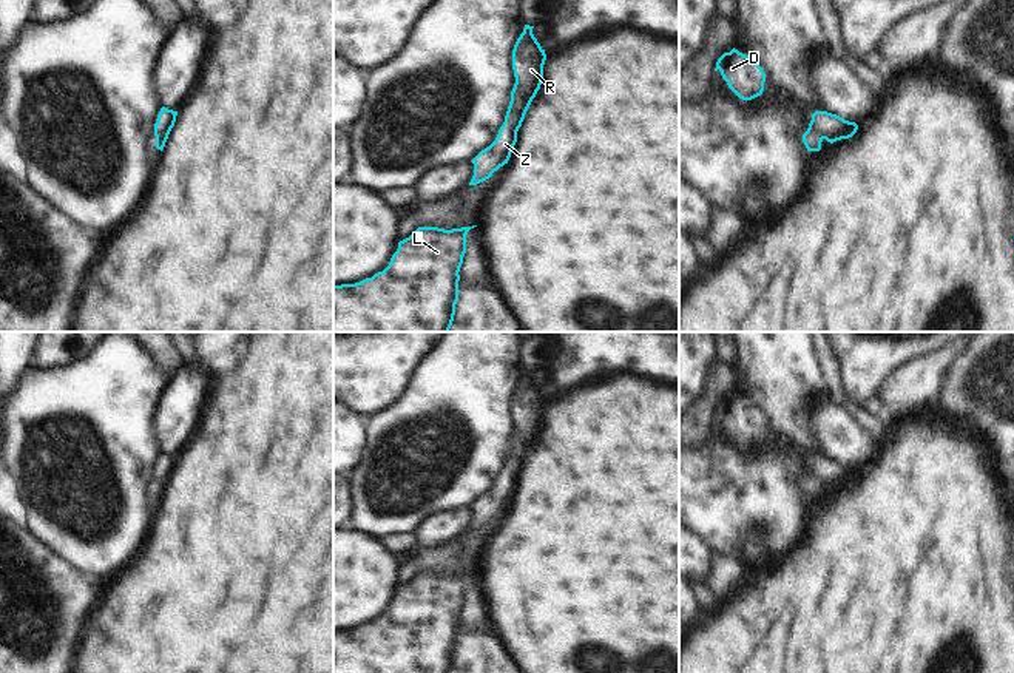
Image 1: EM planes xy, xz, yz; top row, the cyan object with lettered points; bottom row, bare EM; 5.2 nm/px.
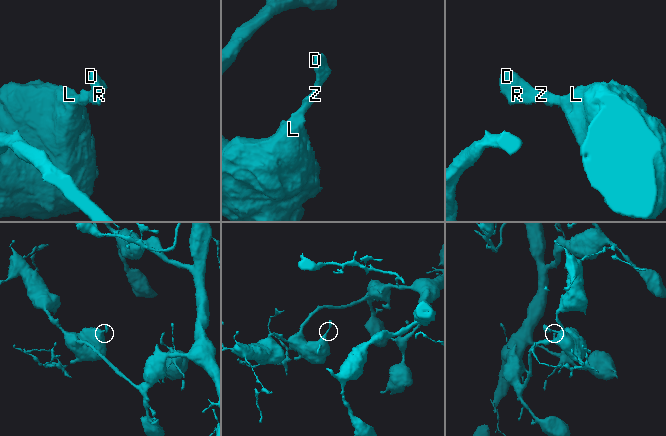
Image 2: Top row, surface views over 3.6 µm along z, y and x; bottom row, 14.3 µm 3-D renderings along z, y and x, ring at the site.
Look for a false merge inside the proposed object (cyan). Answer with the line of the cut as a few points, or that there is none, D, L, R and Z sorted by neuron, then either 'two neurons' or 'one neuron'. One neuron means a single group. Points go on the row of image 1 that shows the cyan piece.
cut none; groups D L R Z; one neuron

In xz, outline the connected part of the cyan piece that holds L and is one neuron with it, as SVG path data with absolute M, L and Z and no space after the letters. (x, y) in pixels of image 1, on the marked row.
M418 227L398 242L383 272L355 284L333 286L333 332L449 332L458 301L466 235L474 227Z

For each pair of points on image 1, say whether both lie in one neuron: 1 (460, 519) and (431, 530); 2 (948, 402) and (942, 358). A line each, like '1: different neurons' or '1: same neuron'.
1: same neuron
2: different neurons

